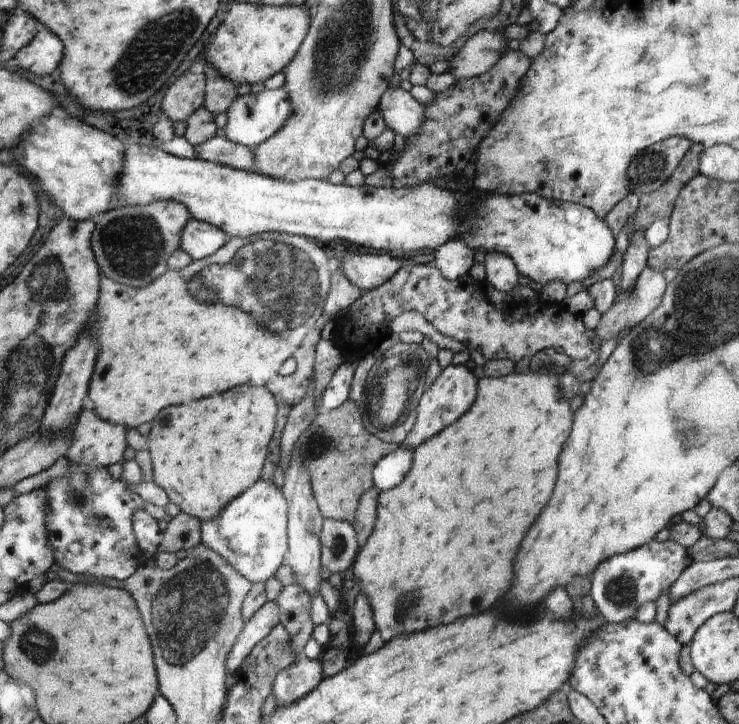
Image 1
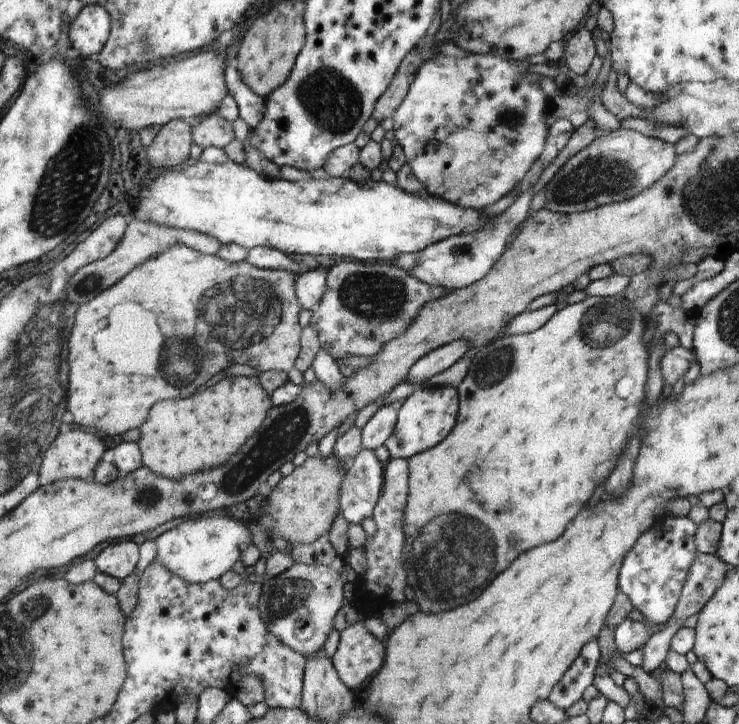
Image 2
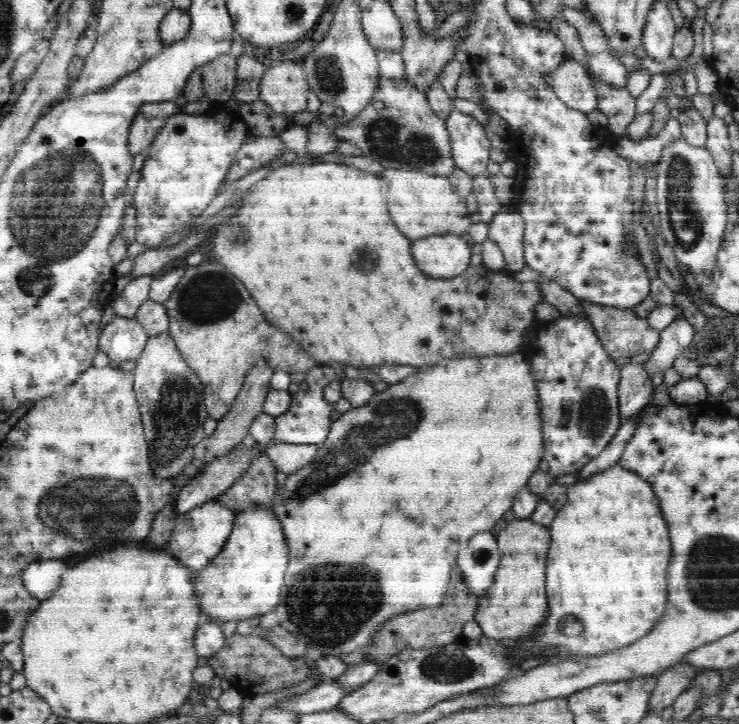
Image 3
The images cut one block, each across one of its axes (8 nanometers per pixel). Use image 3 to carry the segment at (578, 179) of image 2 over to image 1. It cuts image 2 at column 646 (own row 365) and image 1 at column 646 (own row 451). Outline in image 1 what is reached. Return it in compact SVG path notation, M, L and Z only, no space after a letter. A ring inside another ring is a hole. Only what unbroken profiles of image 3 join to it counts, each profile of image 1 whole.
M672 138L654 143L646 151L640 151L628 169L631 192L640 196L658 190L678 168L690 146L692 142L687 138Z

